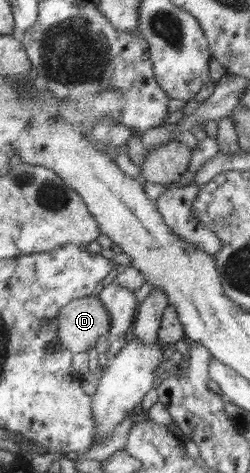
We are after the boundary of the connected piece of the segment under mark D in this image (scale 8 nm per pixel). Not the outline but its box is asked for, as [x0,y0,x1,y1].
[58,297,112,353]

